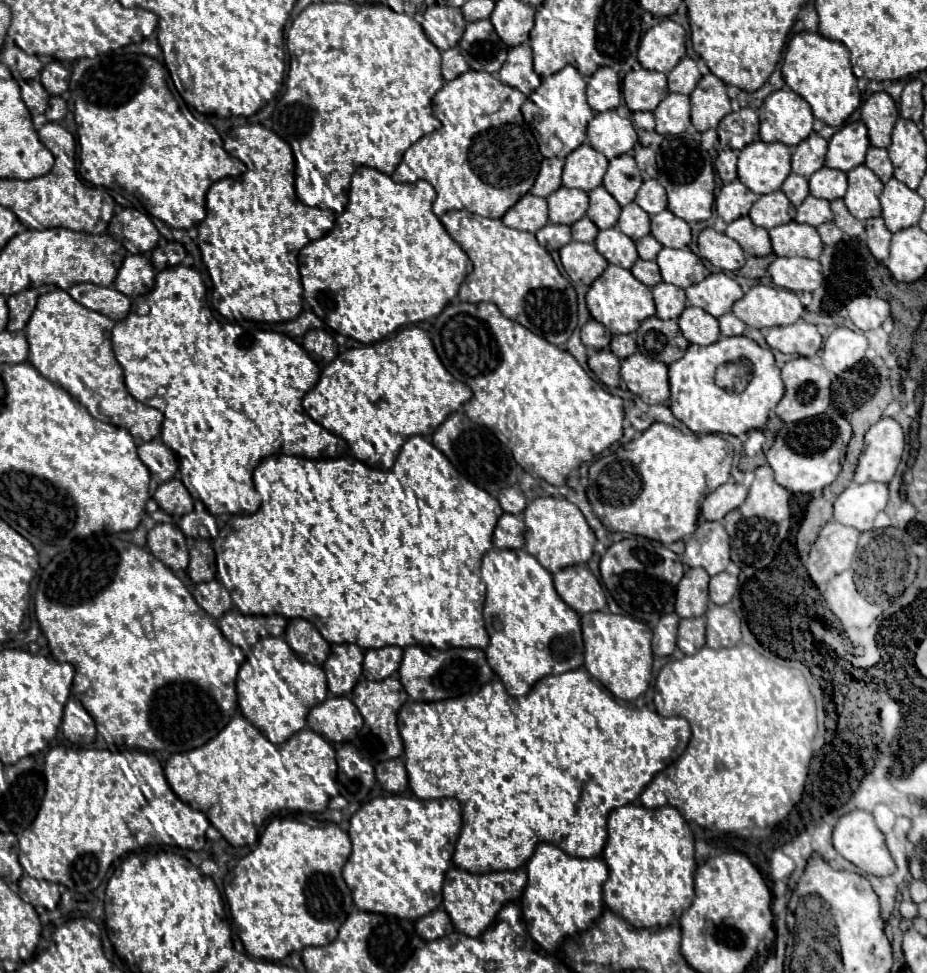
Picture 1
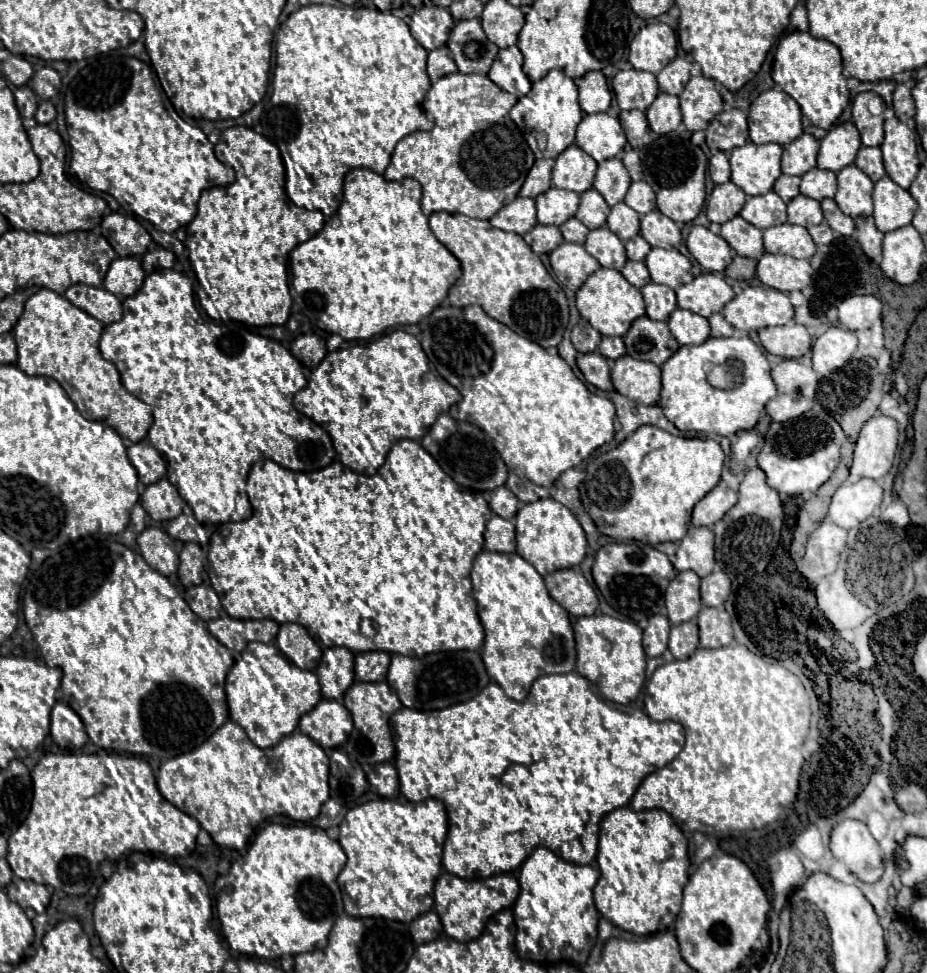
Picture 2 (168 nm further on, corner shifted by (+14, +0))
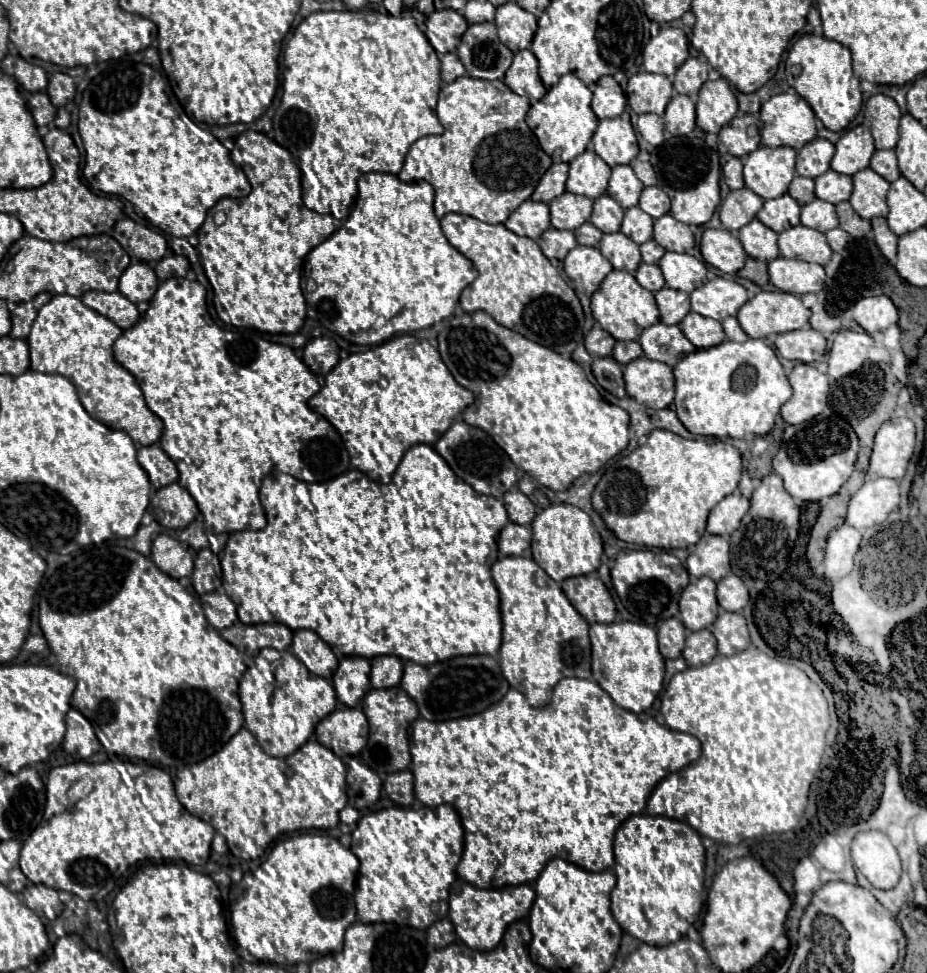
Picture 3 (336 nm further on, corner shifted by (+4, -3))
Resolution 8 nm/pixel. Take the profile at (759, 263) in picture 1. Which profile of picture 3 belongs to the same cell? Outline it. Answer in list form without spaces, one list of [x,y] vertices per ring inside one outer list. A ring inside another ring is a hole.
[[[748,258],[746,266],[738,272],[738,276],[740,278],[748,278],[748,280],[752,280],[758,286],[766,286],[768,284],[768,272],[766,272],[766,268],[768,268],[766,262],[756,260],[756,258]]]

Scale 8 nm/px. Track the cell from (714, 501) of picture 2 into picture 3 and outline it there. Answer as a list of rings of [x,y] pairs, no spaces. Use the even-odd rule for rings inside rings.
[[[738,490],[726,496],[720,504],[714,506],[714,510],[708,516],[706,530],[716,536],[730,536],[734,528],[738,528],[742,516],[748,512],[750,500],[744,498]]]

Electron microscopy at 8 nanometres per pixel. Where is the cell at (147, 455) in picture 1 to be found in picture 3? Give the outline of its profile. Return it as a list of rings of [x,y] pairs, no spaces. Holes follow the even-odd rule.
[[[158,444],[140,448],[138,462],[148,472],[154,488],[162,488],[162,486],[168,486],[168,484],[178,480],[176,464],[166,456],[166,452]]]

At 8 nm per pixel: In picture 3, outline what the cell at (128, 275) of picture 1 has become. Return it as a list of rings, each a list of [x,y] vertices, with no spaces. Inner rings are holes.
[[[134,262],[124,270],[118,292],[124,294],[130,302],[138,304],[138,302],[148,302],[154,296],[156,288],[158,288],[158,278],[152,266],[148,266],[146,262]]]

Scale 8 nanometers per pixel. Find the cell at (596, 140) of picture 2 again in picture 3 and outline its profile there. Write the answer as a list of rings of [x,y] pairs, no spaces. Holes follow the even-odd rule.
[[[604,118],[592,136],[594,152],[608,164],[620,166],[630,164],[638,156],[638,142],[630,120]]]

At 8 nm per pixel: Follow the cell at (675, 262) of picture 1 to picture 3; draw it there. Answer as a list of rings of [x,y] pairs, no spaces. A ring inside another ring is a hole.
[[[666,252],[658,262],[666,278],[666,286],[682,292],[692,292],[706,284],[706,264],[690,254]]]

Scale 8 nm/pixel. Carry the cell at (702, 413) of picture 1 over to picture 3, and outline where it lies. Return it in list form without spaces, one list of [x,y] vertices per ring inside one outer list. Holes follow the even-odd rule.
[[[726,340],[718,346],[696,350],[674,366],[674,376],[676,414],[694,436],[766,436],[774,426],[780,406],[792,396],[784,368],[774,348],[764,340]]]

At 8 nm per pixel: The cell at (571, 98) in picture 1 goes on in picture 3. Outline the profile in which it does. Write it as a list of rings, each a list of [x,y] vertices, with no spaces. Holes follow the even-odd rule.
[[[574,74],[562,76],[562,80],[554,88],[550,88],[542,100],[532,102],[526,114],[526,124],[536,134],[542,150],[554,162],[572,162],[588,148],[588,142],[598,126],[598,118],[592,112],[590,102],[592,102],[592,92]]]

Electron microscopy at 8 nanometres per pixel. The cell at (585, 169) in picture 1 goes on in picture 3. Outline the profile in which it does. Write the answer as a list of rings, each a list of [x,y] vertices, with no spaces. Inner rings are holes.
[[[586,150],[584,154],[580,154],[570,162],[566,190],[596,200],[606,192],[608,180],[610,180],[610,166],[596,152]]]

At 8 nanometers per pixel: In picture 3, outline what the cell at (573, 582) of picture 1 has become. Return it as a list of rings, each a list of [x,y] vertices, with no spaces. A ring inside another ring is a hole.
[[[576,576],[562,582],[562,590],[574,608],[590,622],[610,624],[616,618],[616,604],[598,576]]]

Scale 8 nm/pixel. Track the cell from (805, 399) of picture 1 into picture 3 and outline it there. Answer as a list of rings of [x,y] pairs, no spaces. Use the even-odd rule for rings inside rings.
[[[798,364],[790,372],[788,380],[794,388],[794,394],[780,410],[782,418],[788,424],[802,424],[818,416],[822,412],[822,406],[826,406],[828,376],[820,374],[814,366]]]

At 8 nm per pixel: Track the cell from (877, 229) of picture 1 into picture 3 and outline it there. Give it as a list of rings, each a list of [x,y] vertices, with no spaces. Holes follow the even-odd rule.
[[[872,218],[872,230],[874,230],[874,240],[880,248],[880,252],[896,264],[896,252],[898,252],[898,236],[888,228],[886,218]]]

